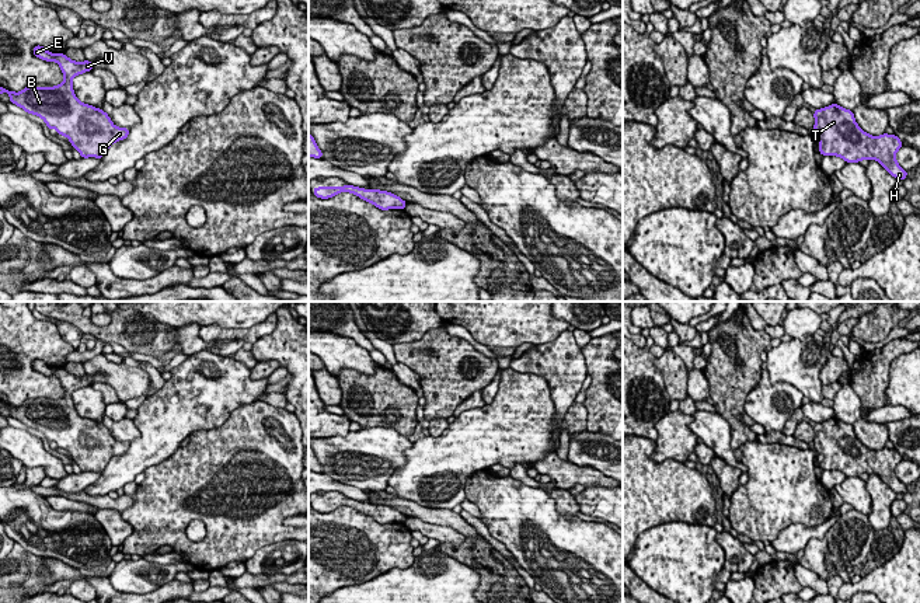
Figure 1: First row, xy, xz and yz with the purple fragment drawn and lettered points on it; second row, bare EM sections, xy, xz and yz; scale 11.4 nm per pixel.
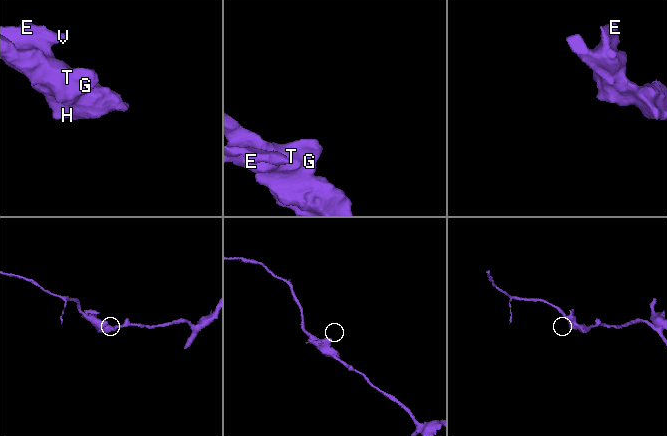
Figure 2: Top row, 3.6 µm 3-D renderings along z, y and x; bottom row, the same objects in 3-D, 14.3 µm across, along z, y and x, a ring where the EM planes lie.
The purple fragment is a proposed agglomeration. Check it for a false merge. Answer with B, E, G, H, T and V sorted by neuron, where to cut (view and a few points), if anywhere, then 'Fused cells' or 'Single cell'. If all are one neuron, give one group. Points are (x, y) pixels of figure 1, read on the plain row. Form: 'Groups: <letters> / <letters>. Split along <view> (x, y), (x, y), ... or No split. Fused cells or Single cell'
Groups: B E G H T V. No split. Single cell

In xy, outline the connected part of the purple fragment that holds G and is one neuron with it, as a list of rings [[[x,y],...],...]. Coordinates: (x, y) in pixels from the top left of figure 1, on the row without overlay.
[[[41,359],[34,360],[32,367],[42,374],[56,376],[65,395],[53,401],[27,400],[20,407],[0,401],[0,408],[7,407],[11,418],[42,432],[49,445],[55,442],[58,449],[66,450],[83,473],[102,473],[112,457],[128,452],[130,443],[115,440],[107,426],[83,418],[74,408],[73,391],[93,384],[93,376],[74,376]]]

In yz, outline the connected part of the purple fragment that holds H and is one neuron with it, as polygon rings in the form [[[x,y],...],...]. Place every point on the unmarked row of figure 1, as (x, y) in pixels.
[[[839,418],[815,424],[813,432],[822,470],[837,470],[846,477],[877,474],[896,494],[906,494],[907,485],[895,473],[903,460],[896,449],[868,449],[857,439],[854,426]]]

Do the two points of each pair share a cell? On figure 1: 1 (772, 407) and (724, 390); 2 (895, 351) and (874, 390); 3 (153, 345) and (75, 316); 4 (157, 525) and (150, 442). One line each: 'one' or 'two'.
1: two
2: one
3: one
4: two

